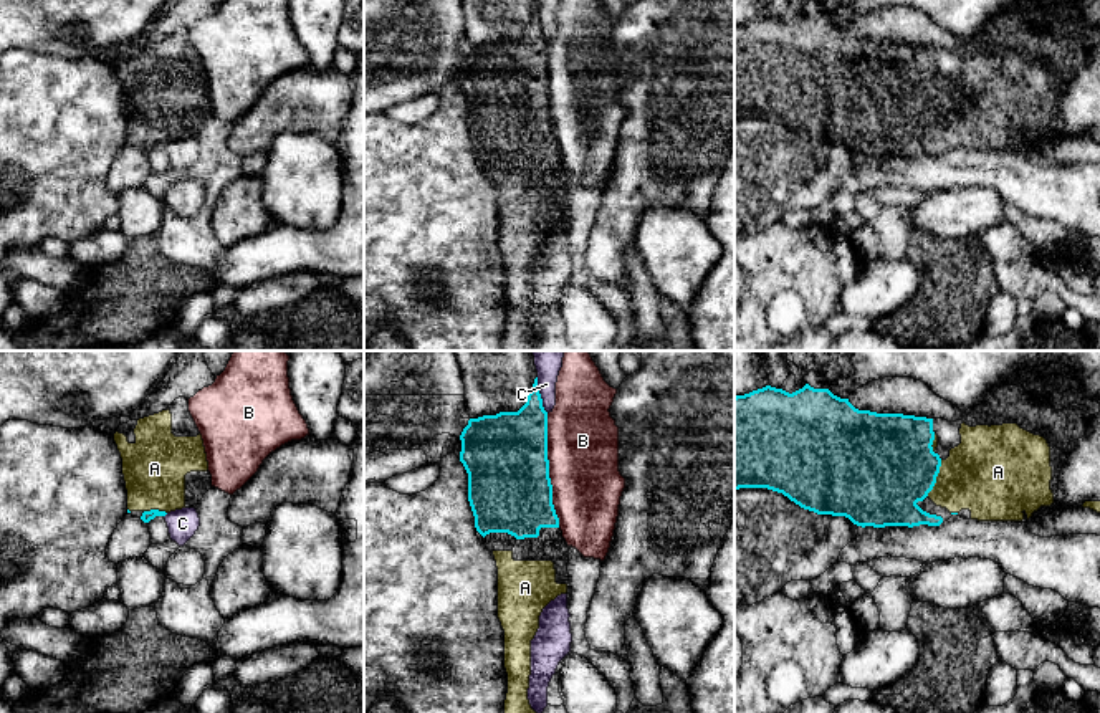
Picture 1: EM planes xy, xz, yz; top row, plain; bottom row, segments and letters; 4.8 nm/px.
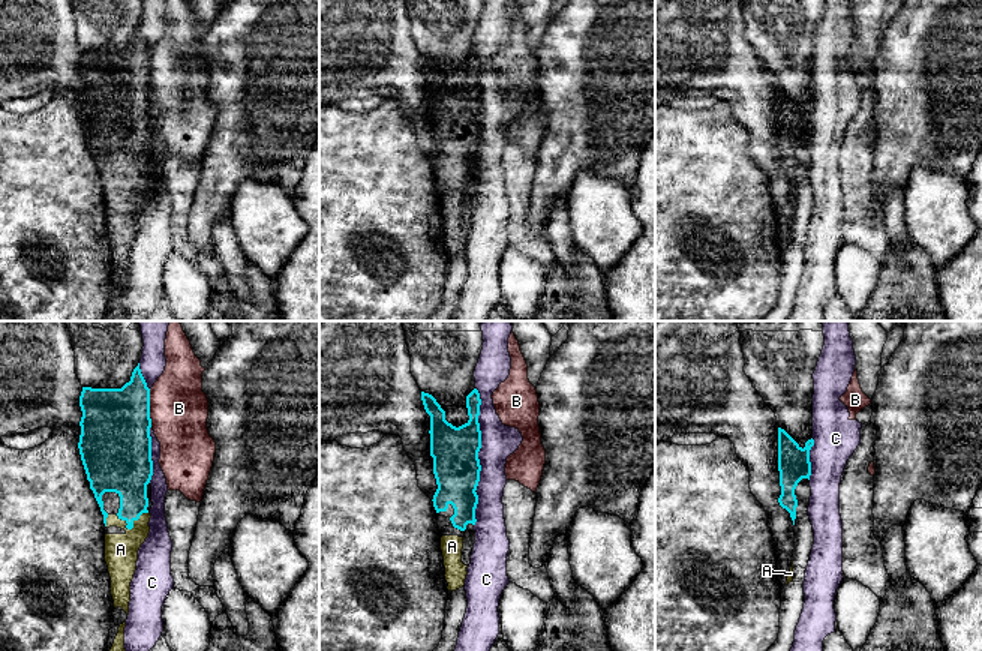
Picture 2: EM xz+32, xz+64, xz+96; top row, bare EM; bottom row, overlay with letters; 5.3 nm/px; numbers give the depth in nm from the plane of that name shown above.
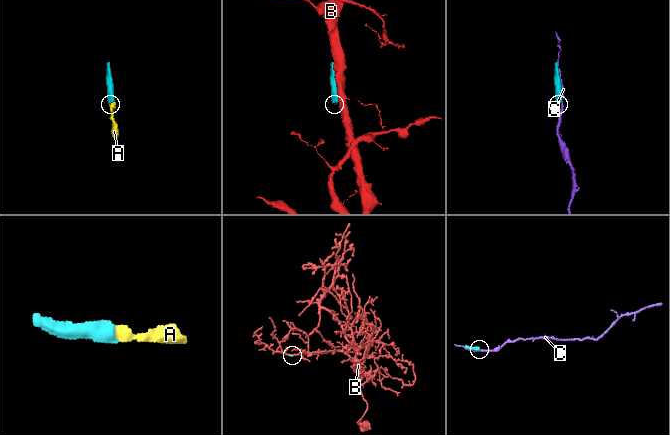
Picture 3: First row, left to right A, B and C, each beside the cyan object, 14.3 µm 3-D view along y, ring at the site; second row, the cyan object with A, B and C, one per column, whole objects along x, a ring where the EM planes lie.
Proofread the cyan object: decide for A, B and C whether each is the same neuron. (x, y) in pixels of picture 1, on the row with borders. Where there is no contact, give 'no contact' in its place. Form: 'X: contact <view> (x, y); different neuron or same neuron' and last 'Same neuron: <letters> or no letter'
A: contact yz (935, 478); same neuron
B: contact xz (548, 470); different neuron
C: contact xz (540, 396); different neuron
Same neuron: A

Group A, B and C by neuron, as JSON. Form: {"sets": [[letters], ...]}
{"sets": [["A"], ["B"], ["C"]]}

